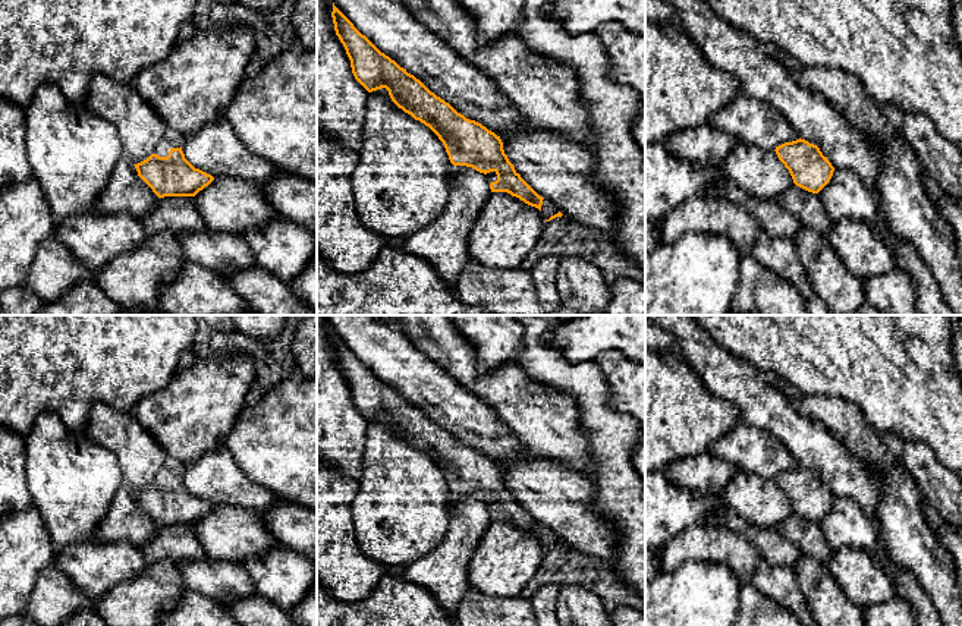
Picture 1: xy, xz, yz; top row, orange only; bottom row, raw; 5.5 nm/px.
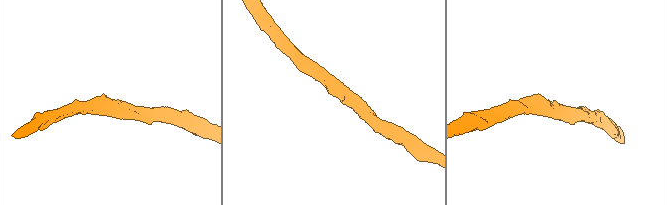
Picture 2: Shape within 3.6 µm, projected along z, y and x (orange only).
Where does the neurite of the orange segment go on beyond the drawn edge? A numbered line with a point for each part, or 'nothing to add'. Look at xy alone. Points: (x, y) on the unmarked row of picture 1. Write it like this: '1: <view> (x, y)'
1: xy (163, 475)

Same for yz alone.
nothing to add

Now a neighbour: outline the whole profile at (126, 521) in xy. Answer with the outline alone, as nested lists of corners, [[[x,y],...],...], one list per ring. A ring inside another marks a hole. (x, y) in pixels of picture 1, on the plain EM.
[[[120,487],[106,518],[97,526],[92,541],[129,542],[141,547],[153,541],[157,531],[158,525],[138,504],[135,494]]]

